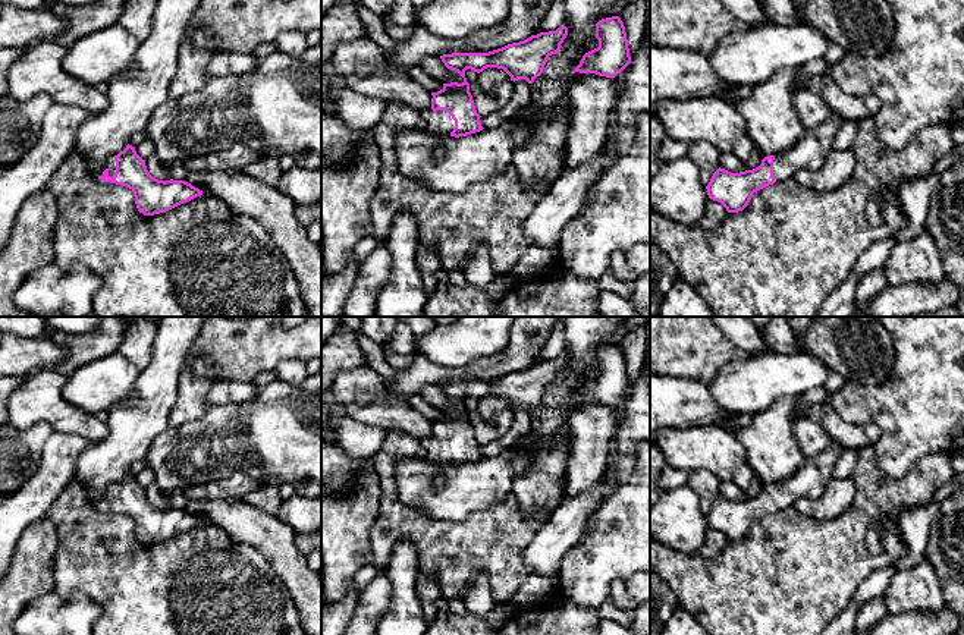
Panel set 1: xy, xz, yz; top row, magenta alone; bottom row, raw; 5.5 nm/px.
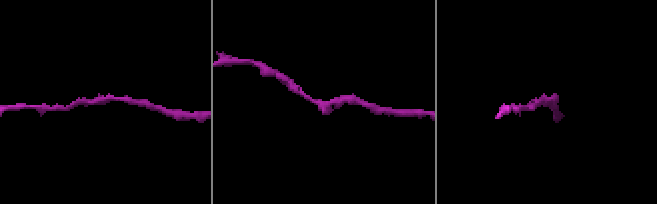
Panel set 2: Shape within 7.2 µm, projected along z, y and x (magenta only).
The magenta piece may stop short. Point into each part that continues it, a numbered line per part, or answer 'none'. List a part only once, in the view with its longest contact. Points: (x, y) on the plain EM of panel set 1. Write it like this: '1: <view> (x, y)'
1: xy (110, 493)

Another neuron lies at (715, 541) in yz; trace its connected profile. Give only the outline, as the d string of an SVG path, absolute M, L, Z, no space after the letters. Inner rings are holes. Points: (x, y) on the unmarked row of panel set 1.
M709 526L706 531L704 544L700 548L700 554L706 559L715 559L723 551L726 544L726 537L720 531Z

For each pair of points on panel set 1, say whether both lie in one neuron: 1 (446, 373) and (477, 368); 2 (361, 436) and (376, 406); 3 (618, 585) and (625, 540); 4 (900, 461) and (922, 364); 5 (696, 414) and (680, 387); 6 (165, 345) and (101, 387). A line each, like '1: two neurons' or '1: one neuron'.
1: one neuron
2: two neurons
3: two neurons
4: one neuron
5: one neuron
6: two neurons

